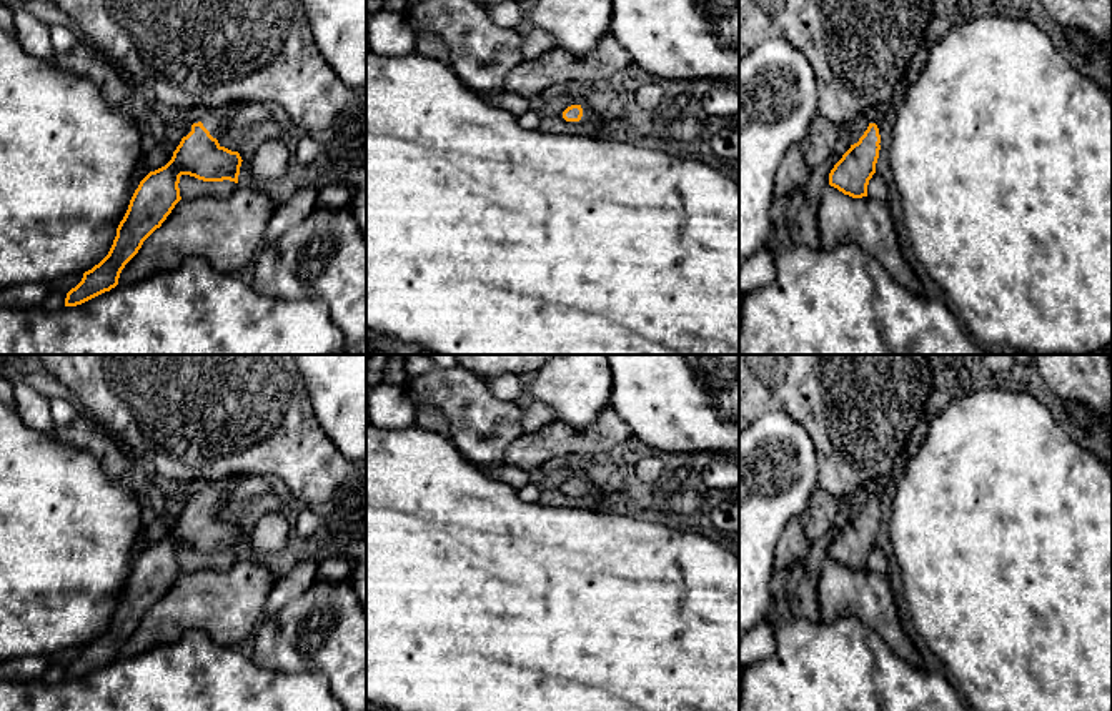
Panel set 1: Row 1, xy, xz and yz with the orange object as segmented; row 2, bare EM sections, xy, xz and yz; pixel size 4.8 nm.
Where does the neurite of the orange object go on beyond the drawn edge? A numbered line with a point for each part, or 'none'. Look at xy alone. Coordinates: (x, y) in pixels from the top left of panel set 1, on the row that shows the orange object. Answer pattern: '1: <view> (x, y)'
1: xy (215, 120)

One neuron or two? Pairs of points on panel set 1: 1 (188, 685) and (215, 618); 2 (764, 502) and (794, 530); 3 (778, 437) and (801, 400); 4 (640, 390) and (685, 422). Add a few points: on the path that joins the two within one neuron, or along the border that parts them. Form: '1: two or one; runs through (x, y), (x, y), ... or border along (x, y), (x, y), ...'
1: two; border along (168, 643), (187, 630), (202, 630), (237, 648)
2: two; border along (799, 515), (783, 530), (773, 560)
3: two; border along (756, 420), (769, 413), (786, 413), (816, 445)
4: one; runs through (651, 390), (673, 410)

